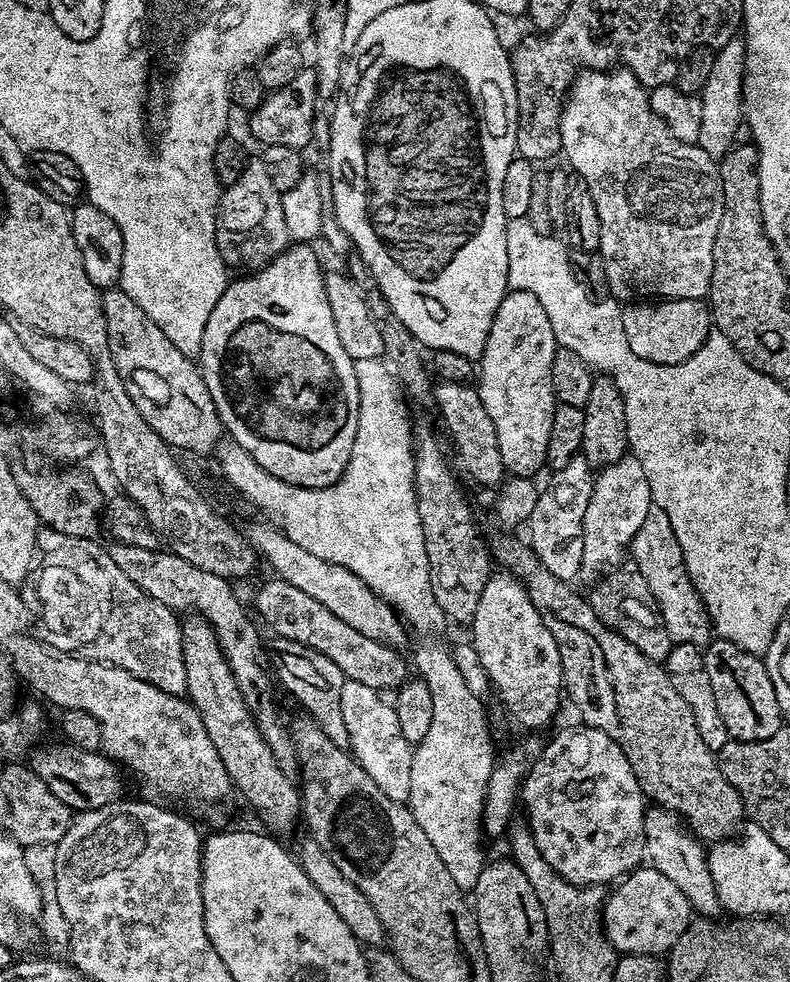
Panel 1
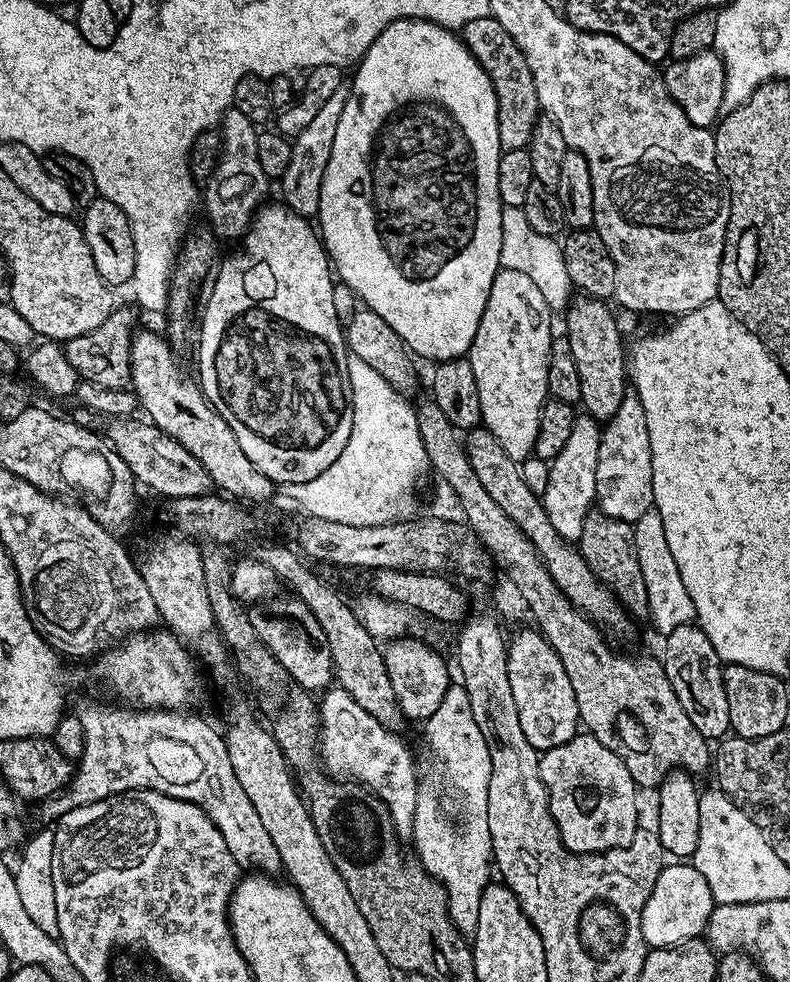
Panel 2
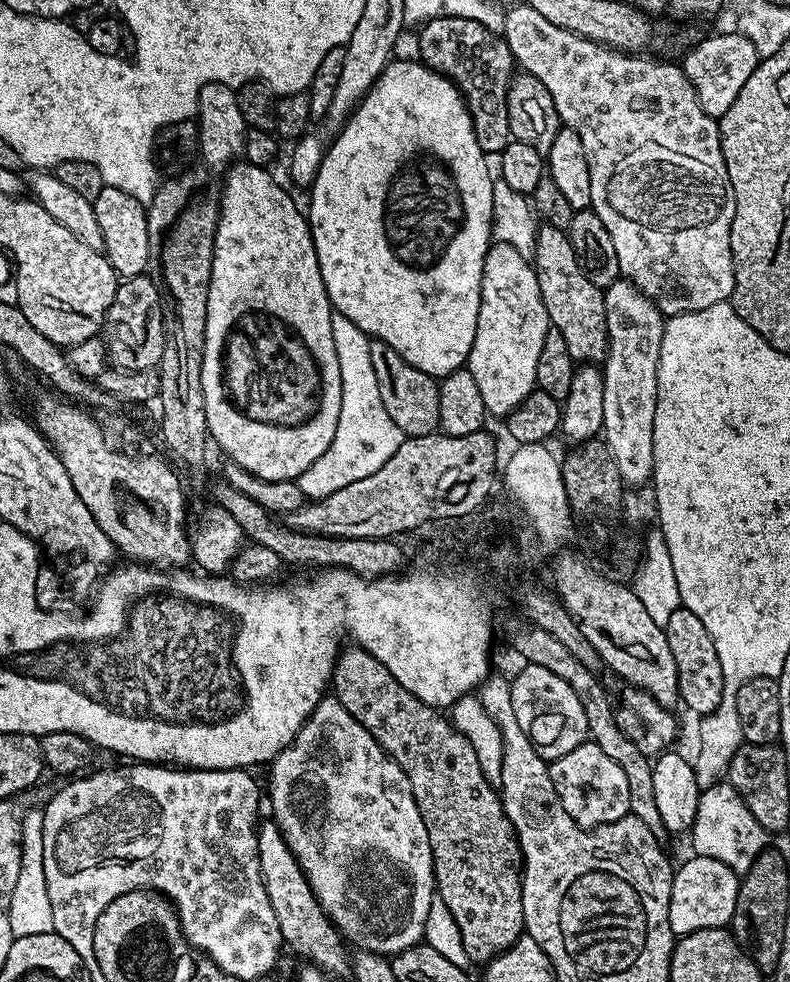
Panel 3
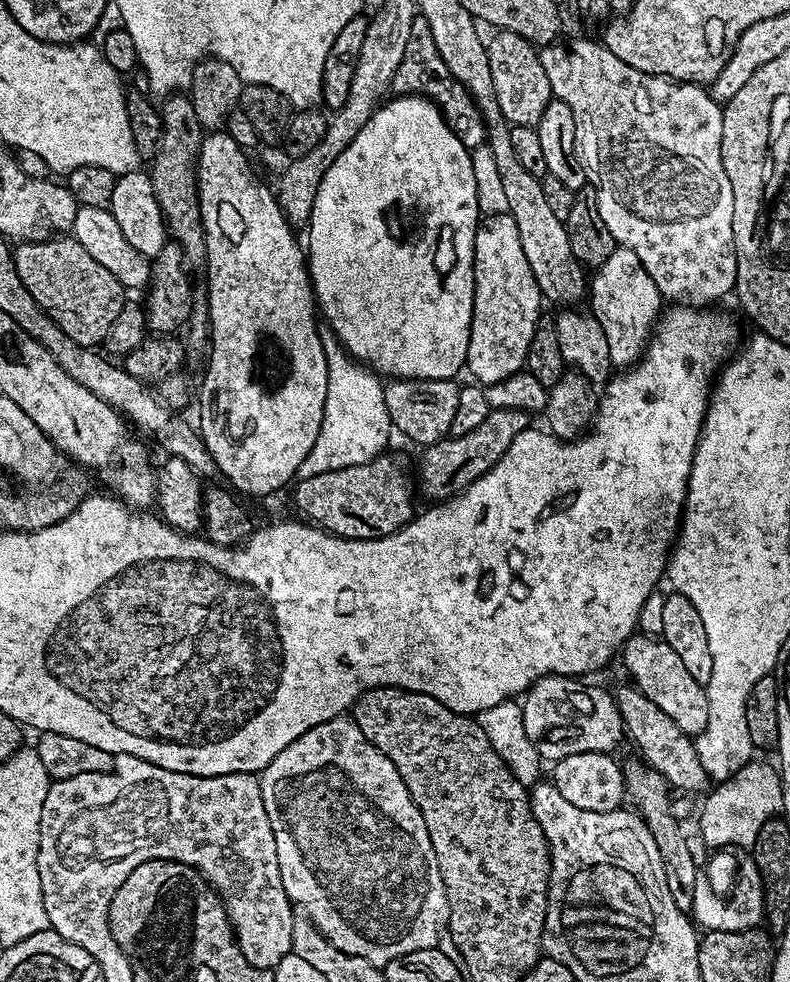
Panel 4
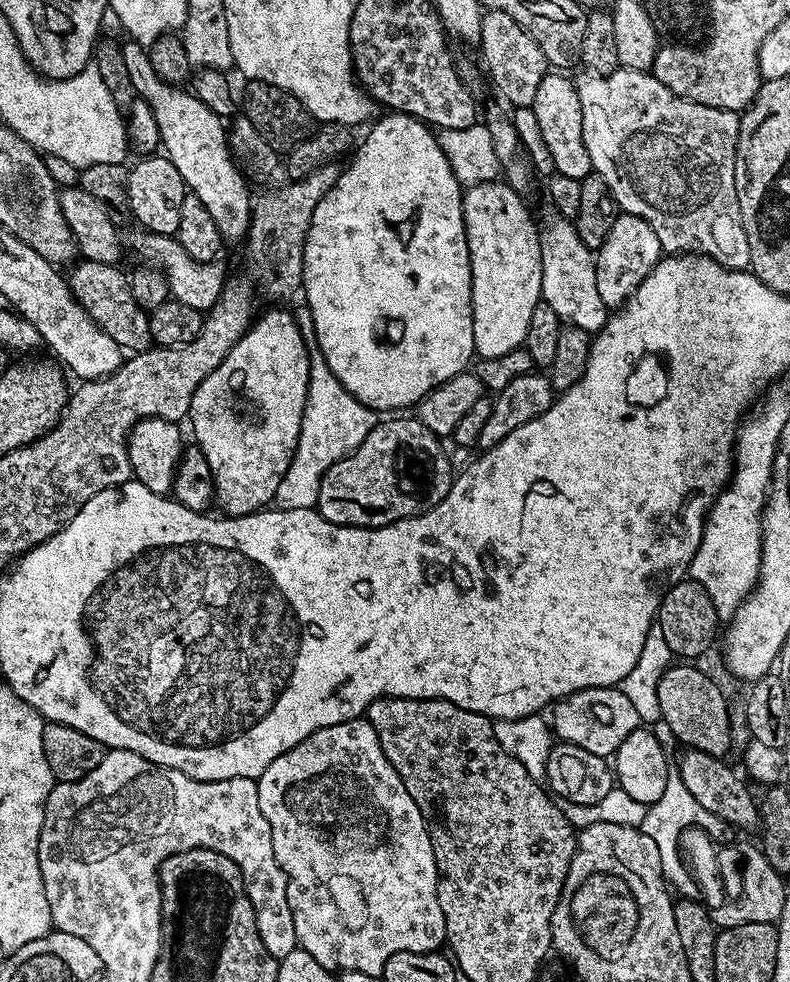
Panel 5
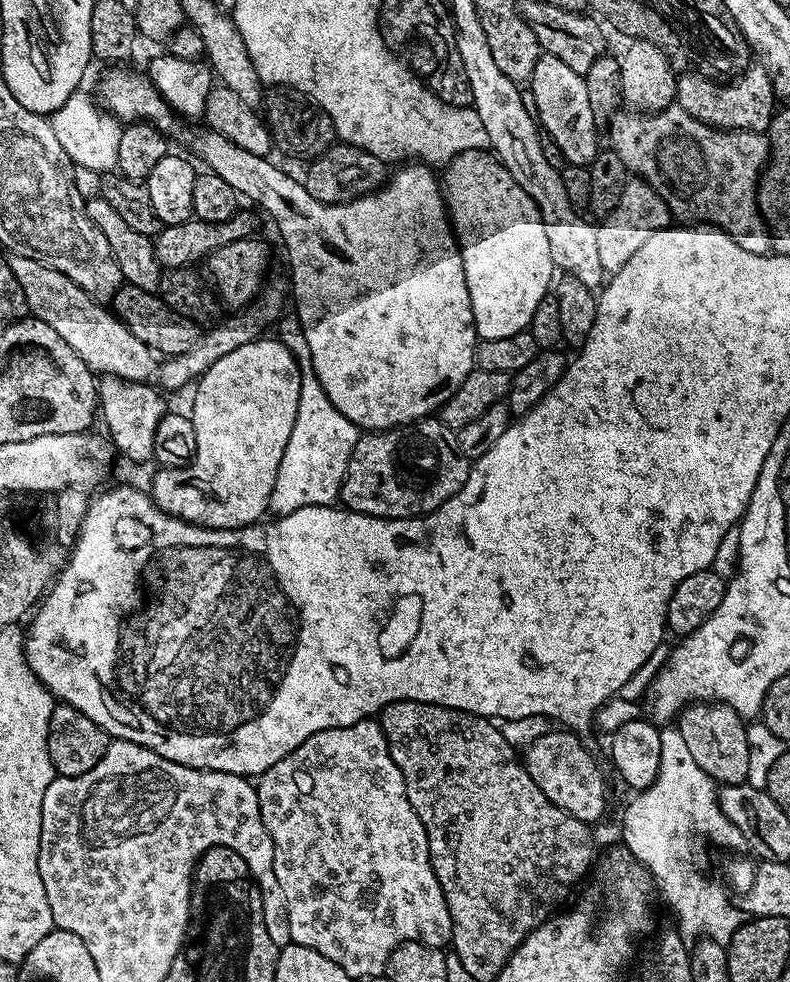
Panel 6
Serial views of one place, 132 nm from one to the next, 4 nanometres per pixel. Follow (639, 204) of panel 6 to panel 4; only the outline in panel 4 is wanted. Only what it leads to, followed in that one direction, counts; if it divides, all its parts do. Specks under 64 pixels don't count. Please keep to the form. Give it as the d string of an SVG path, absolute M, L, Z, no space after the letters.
M616 246L613 252L595 269L596 277L590 280L590 315L602 326L606 334L606 346L610 346L613 365L631 366L640 359L652 334L652 329L661 315L662 297L654 278L642 266L638 254L627 246Z

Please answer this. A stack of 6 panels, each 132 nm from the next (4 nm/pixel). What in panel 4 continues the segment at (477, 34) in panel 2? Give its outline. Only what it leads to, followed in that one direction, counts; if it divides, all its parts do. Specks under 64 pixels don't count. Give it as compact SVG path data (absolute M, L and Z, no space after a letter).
M418 14L410 30L406 54L402 54L402 66L398 66L392 79L391 91L396 96L422 96L431 100L439 112L444 115L444 121L450 126L450 130L458 134L458 142L462 142L462 146L470 150L485 147L488 129L484 126L484 119L478 110L476 101L452 77L450 70L446 70L446 62L442 62L438 54L438 46L434 46L434 34L430 34L430 26L426 26L426 18Z

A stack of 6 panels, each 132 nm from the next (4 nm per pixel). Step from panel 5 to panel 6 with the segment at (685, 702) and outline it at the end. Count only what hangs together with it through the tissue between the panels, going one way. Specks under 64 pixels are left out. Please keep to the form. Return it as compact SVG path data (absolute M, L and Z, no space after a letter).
M719 702L689 704L678 717L678 727L686 747L702 770L717 785L743 784L749 773L749 743L745 717Z

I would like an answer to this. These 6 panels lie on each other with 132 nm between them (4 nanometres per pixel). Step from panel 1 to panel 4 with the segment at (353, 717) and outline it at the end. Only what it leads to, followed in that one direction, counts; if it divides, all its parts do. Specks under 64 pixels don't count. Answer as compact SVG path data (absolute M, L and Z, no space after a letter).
M337 718L330 722L322 722L302 738L290 742L282 754L278 754L265 766L259 777L262 790L262 802L266 810L266 818L270 818L270 830L274 830L274 846L278 846L278 870L282 874L282 886L288 899L312 925L320 931L338 950L351 956L366 958L366 962L383 966L402 954L410 954L414 950L426 950L439 945L442 933L448 926L448 899L442 882L442 874L438 870L438 858L434 854L434 846L430 846L430 834L426 834L426 822L422 822L422 814L410 798L410 790L406 790L406 782L398 774L394 762L382 754L382 750L374 747L358 730L355 720Z

